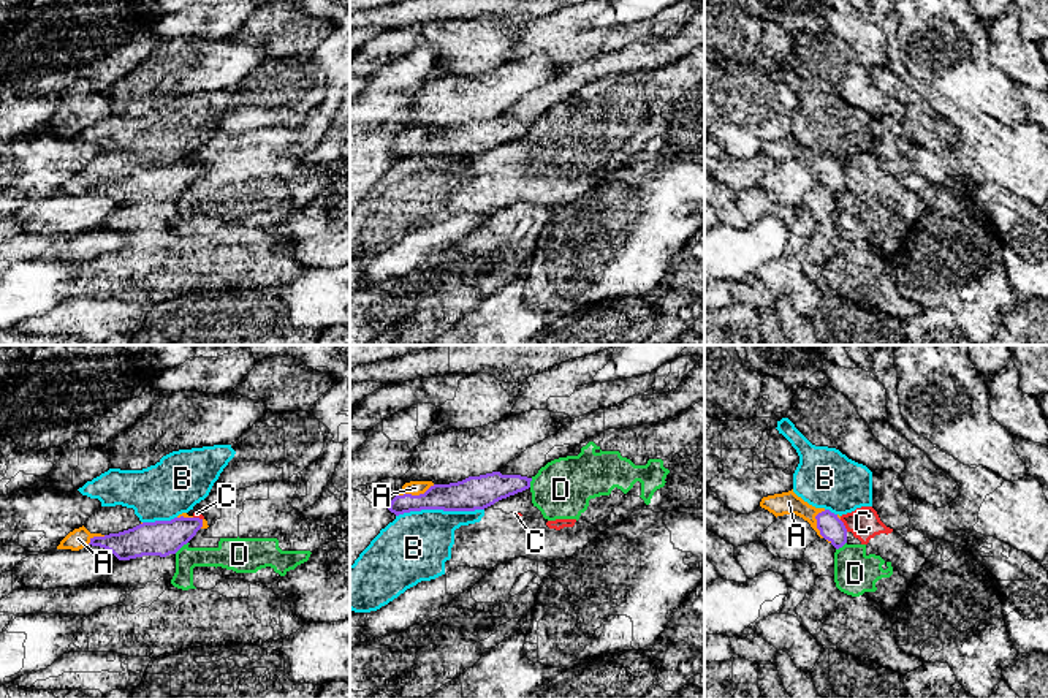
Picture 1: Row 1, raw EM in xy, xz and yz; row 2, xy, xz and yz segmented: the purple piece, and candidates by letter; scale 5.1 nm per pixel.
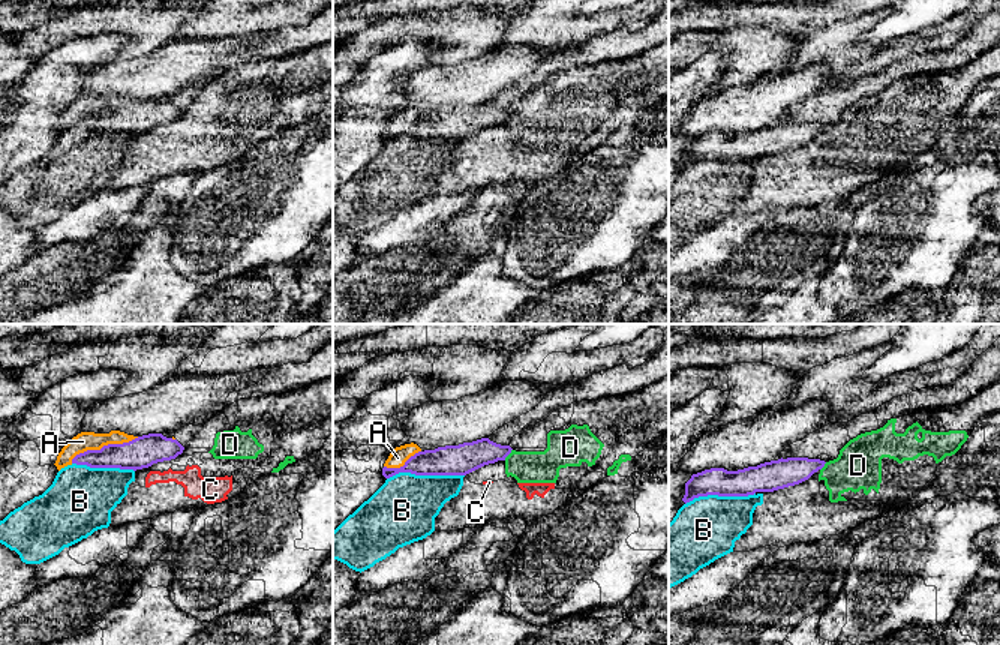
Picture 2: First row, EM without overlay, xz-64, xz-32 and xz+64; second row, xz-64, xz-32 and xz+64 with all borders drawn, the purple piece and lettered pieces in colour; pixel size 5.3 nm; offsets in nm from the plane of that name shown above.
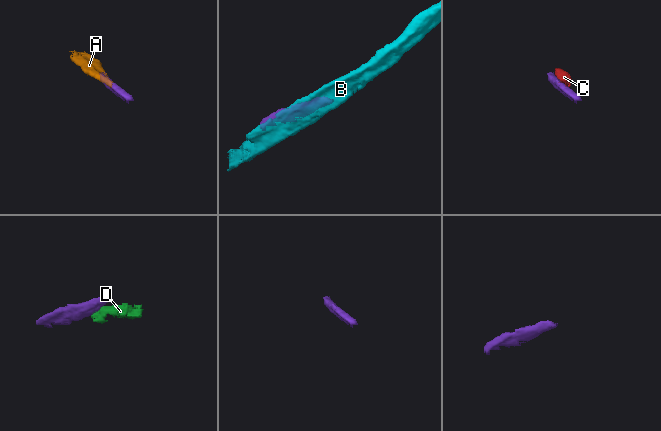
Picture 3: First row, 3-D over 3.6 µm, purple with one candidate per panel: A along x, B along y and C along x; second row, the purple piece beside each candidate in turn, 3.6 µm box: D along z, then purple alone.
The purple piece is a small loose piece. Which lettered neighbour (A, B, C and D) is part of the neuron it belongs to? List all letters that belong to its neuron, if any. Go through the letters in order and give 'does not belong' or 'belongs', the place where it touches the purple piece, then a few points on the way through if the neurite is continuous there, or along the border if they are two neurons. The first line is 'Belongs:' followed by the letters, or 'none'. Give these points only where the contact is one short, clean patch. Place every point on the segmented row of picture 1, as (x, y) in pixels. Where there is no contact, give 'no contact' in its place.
Belongs: A
A: belongs; meets purple in xz at (415, 496)
B: does not belong; meets purple in xz at (439, 508)
C: does not belong; meets purple in yz at (844, 526); border along yz (839, 519), (847, 531)
D: does not belong; meets purple in xy at (181, 546); border along xy (187, 542), (174, 553)

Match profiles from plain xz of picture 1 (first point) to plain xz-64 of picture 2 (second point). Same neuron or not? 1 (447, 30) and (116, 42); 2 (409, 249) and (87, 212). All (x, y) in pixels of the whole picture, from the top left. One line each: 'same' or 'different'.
1: different
2: same

